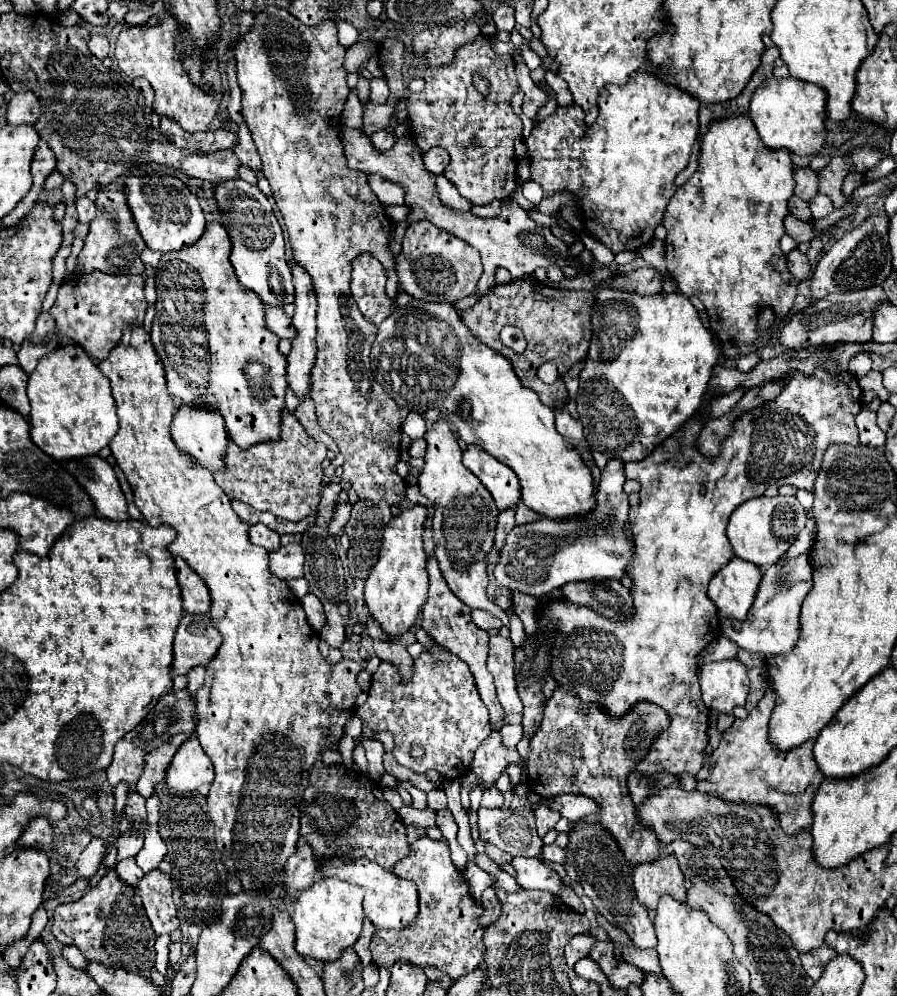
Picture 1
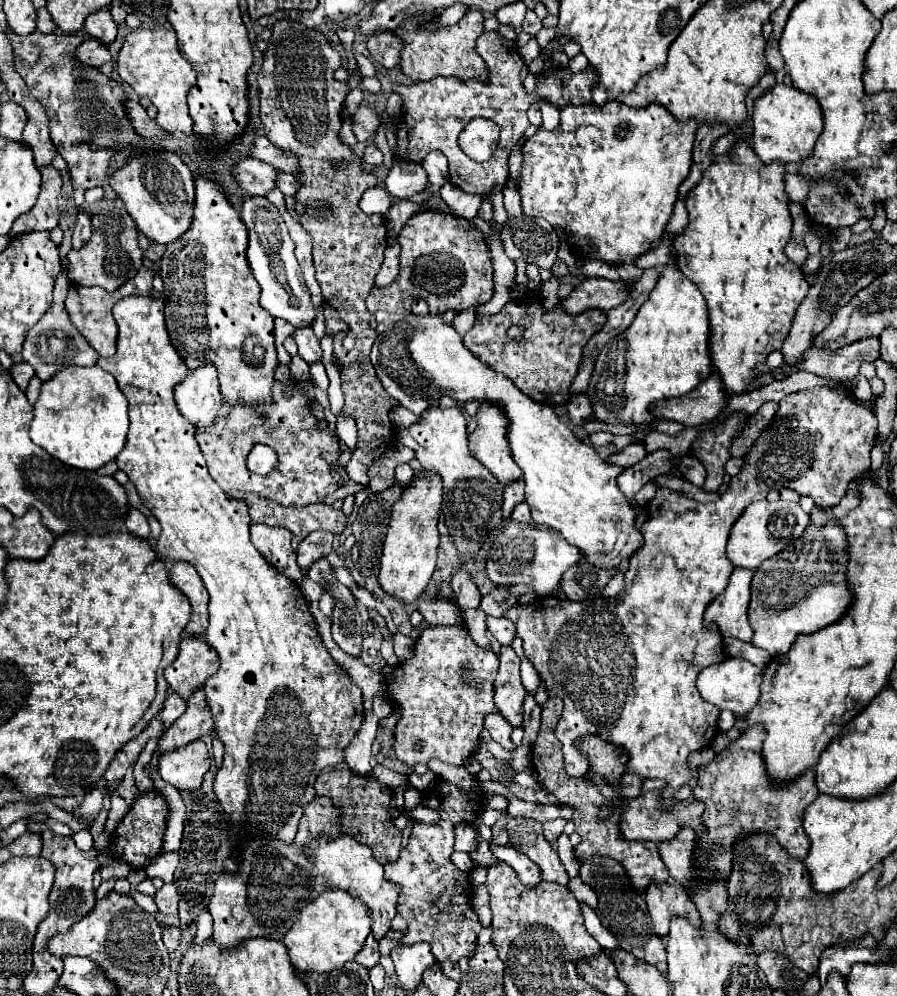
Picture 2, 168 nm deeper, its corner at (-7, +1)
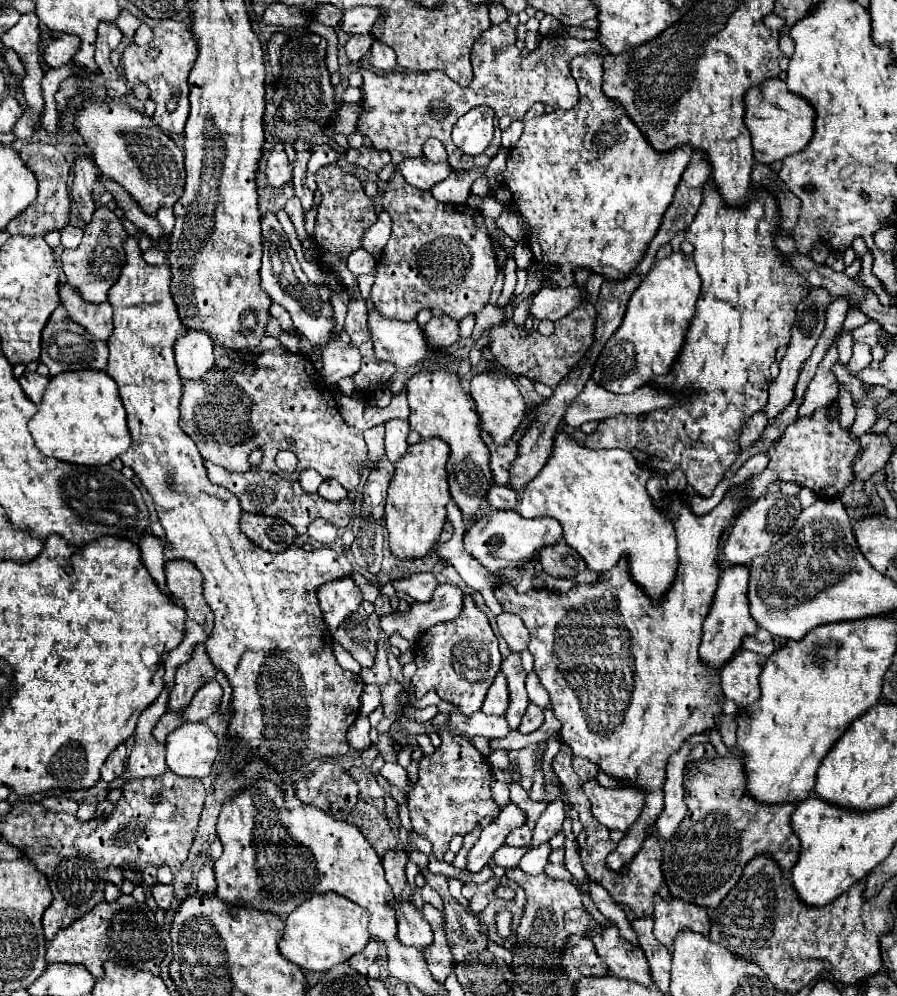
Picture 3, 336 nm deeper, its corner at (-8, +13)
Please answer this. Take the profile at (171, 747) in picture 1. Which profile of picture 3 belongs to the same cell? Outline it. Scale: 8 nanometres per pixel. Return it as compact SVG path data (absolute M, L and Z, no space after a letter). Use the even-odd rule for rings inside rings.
M215 679L209 681L207 685L203 685L195 693L191 705L183 711L183 715L187 717L187 721L193 721L193 723L195 721L205 721L207 717L211 717L213 713L219 711L221 695L223 695L223 689L219 687L219 683Z

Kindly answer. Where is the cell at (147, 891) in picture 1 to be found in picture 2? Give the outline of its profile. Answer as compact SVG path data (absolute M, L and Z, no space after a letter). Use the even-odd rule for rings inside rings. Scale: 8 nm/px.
M174 883L162 885L154 893L154 901L158 905L158 911L164 915L178 915L178 891Z

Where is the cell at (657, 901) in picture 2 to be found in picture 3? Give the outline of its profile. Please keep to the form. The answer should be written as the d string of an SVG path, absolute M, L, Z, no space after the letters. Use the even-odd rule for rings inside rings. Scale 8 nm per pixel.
M655 897L653 921L655 921L653 933L655 933L657 941L665 947L673 945L673 939L677 937L677 933L681 929L691 929L705 937L709 935L707 909L685 903L675 897L669 897L667 901L663 901L661 897Z

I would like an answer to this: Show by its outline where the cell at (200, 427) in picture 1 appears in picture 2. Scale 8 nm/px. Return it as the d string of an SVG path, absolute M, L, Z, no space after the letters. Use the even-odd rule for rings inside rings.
M206 365L188 373L176 387L174 397L182 417L186 417L196 429L208 429L218 419L218 409L224 403L216 369Z

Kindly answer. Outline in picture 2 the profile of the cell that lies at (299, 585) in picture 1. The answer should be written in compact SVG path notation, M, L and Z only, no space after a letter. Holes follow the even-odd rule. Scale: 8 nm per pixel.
M256 523L256 525L250 525L250 535L252 535L254 547L262 553L262 557L268 563L272 563L278 569L278 573L290 577L300 587L304 573L296 565L296 553L290 547L292 533L288 533L288 529L282 529L282 527L268 527L268 525Z

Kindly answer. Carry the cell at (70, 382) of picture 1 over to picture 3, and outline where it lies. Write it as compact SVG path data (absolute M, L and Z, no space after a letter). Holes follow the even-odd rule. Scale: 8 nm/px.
M73 371L51 377L39 411L29 421L29 431L43 455L85 467L109 465L131 445L117 383L99 371Z

